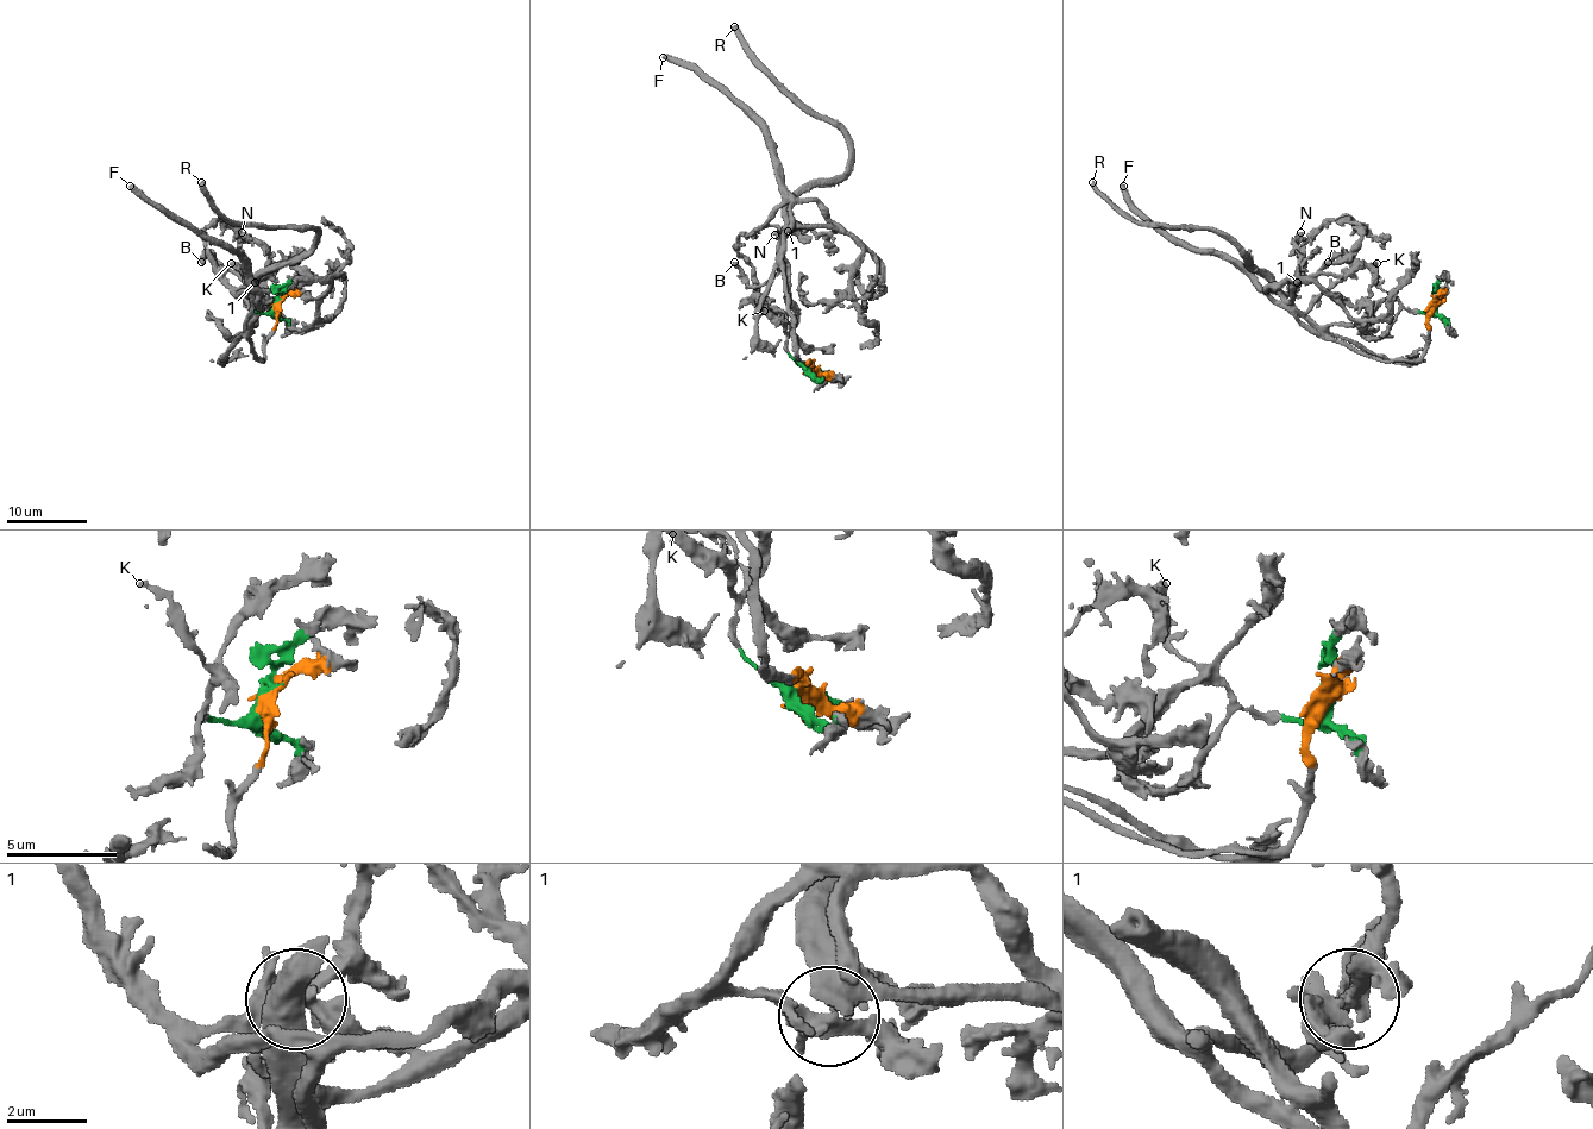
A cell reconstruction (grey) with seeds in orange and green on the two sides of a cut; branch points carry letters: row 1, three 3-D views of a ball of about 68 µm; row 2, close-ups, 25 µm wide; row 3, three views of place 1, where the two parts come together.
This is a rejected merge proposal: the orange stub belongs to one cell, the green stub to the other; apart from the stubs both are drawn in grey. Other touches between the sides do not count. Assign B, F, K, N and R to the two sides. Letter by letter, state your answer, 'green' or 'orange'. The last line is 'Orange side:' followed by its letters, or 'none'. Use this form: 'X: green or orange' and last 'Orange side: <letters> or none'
B: green
F: orange
K: green
N: orange
R: green
Orange side: F, N

